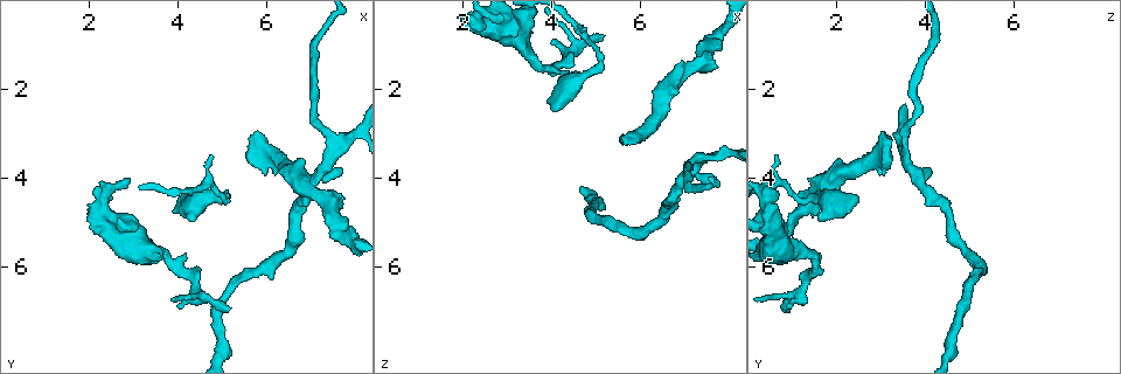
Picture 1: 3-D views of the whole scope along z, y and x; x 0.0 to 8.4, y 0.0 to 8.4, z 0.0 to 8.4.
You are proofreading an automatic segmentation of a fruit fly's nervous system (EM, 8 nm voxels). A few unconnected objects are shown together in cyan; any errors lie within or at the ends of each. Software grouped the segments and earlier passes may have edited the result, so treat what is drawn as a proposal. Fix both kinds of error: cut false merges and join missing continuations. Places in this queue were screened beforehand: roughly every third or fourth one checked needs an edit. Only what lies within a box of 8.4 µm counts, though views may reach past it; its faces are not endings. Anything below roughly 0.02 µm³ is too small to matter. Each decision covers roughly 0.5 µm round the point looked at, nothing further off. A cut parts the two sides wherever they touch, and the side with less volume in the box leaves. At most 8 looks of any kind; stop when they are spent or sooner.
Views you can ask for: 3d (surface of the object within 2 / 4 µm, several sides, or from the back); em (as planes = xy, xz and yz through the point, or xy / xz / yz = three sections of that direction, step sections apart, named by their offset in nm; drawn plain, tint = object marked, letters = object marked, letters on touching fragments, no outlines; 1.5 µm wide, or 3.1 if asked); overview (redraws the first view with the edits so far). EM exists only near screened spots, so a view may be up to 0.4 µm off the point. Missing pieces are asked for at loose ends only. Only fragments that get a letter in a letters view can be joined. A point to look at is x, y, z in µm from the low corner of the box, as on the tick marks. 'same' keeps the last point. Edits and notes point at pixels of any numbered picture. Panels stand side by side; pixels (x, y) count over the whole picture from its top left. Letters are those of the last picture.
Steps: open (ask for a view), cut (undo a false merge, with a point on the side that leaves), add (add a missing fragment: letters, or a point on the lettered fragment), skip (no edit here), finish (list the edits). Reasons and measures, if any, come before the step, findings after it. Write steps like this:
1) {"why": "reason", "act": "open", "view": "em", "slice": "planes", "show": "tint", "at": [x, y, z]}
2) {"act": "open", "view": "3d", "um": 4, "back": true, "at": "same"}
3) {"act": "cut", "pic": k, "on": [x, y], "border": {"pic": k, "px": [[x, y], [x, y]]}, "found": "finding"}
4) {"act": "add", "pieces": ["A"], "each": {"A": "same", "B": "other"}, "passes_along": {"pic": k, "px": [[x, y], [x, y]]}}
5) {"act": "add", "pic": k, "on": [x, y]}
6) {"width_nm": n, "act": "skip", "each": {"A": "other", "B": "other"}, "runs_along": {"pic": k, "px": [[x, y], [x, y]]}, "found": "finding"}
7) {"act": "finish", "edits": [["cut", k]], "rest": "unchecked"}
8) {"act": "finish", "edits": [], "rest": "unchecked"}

{"why": "an open end", "act": "open", "view": "3d", "um": 4, "at": [5.15, 7.05, 0.90]}

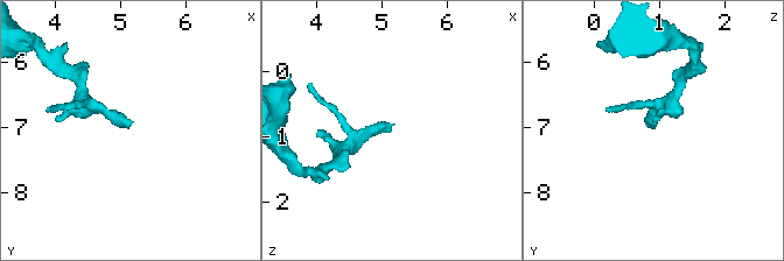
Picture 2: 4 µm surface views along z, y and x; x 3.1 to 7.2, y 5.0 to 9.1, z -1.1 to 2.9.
{"why": "shape alone is not enough", "act": "open", "view": "em", "slice": "planes", "show": "letters", "at": [5.10, 7.00, 0.95]}

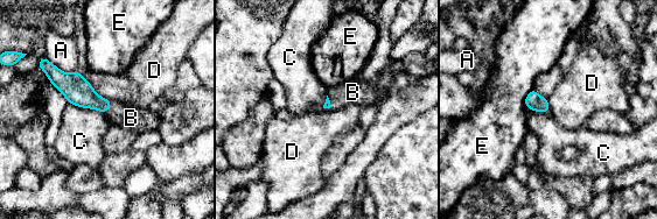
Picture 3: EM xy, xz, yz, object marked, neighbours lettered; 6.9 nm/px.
{"act": "add", "pieces": ["B"], "each": {"A": "other", "B": "same", "C": "other", "D": "other", "E": "other"}, "found": "it goes on there"}

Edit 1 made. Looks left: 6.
{"act": "open", "view": "overview"}

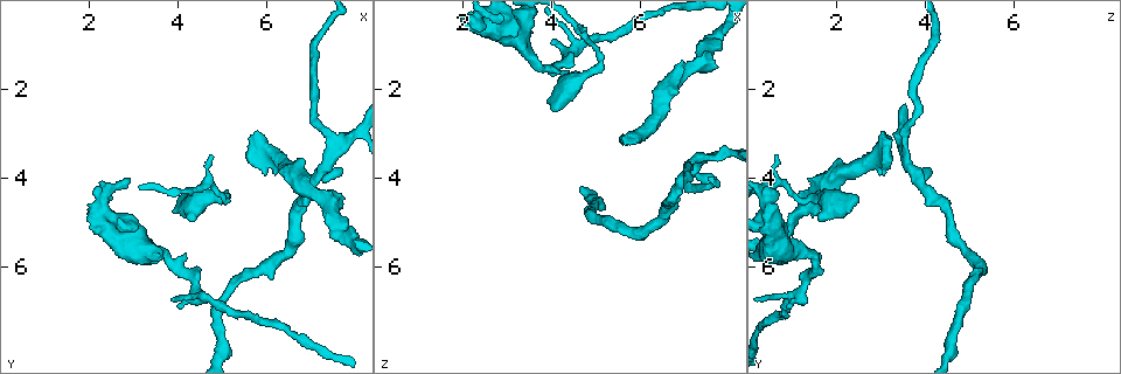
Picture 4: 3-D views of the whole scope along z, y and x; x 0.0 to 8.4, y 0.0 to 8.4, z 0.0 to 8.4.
{"why": "an open end", "act": "open", "view": "em", "slice": "xy", "step": 4, "show": "letters", "at": [4.70, 3.50, 0.70]}

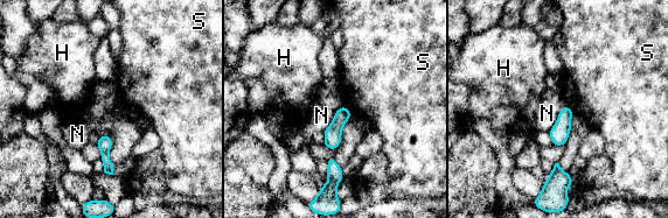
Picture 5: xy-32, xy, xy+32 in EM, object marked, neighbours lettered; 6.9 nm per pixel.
{"act": "open", "view": "em", "slice": "planes", "show": "letters", "at": "same"}

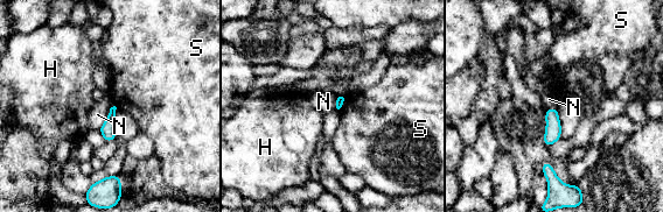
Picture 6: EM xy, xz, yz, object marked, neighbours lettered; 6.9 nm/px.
{"act": "skip", "each": {"H": "other", "N": "other", "S": "other"}, "found": "no lettered fragment goes on from it"}

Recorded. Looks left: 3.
{"why": "free end", "act": "open", "view": "em", "slice": "planes", "show": "letters", "at": [5.55, 3.20, 3.20]}

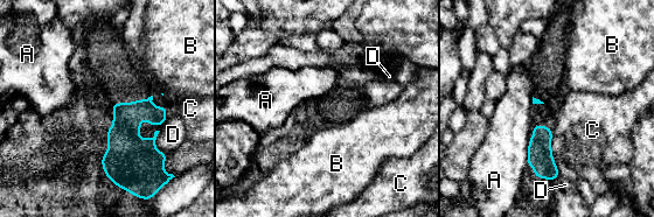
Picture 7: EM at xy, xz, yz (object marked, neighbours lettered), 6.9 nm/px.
{"act": "skip", "each": {"A": "other", "B": "other", "C": "other", "D": "other"}, "border": {"pic": 7, "px": [[551, 132], [551, 156], [559, 175]]}, "found": "no lettered fragment goes on from it"}

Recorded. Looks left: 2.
{"act": "finish", "edits": [["add", 3]], "rest": "unchecked"}

